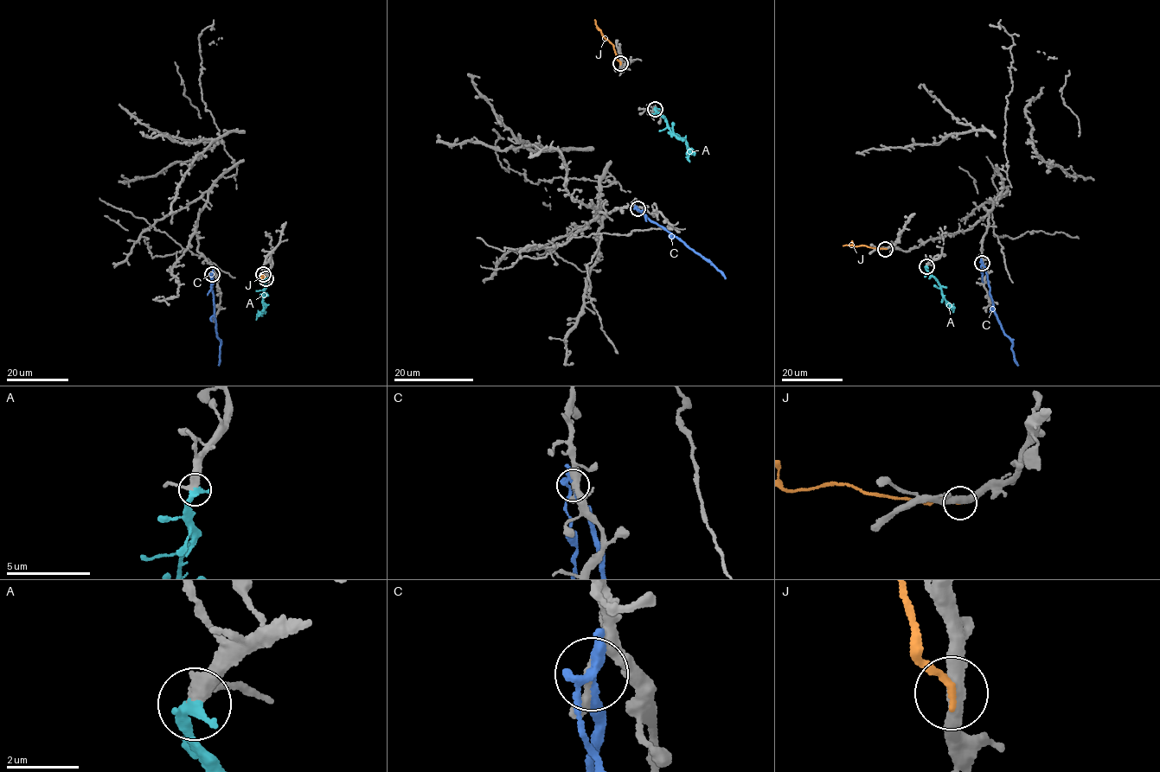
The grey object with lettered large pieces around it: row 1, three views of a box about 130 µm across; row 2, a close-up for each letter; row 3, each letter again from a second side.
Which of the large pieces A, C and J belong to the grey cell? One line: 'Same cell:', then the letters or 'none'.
Same cell: A

